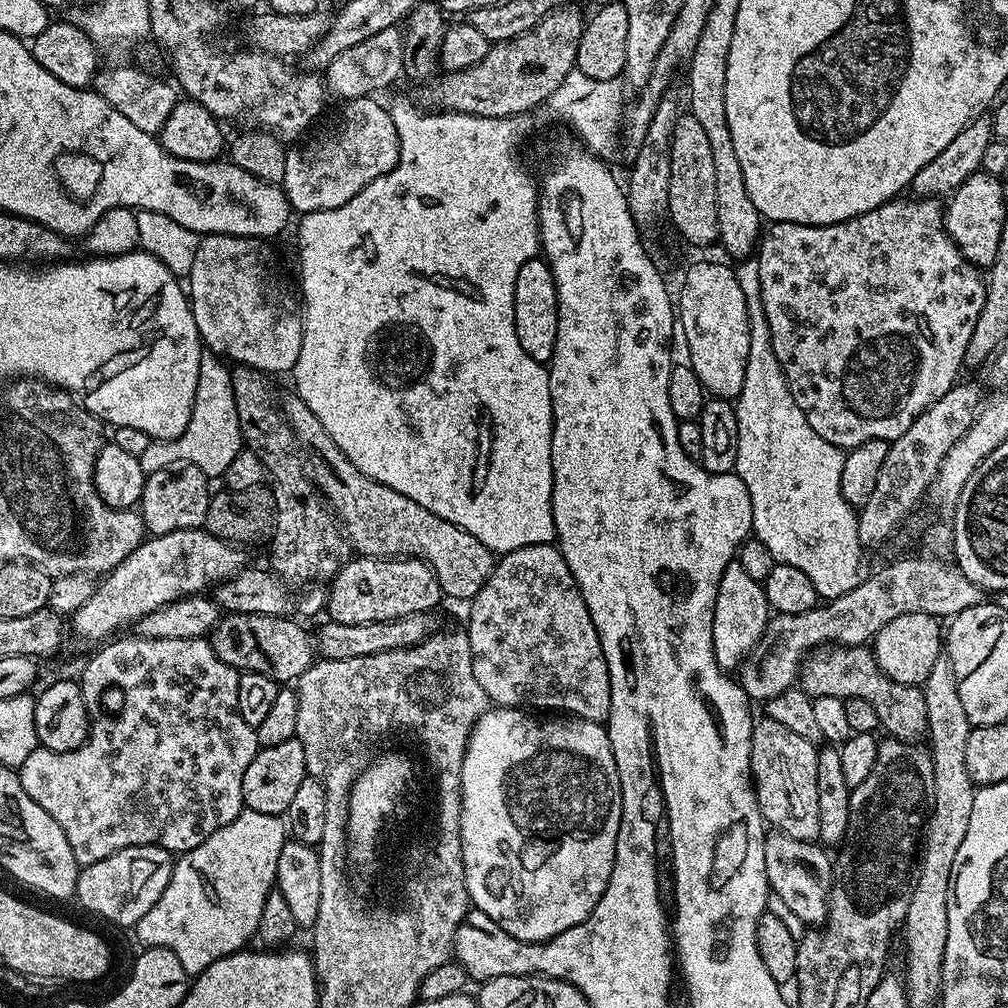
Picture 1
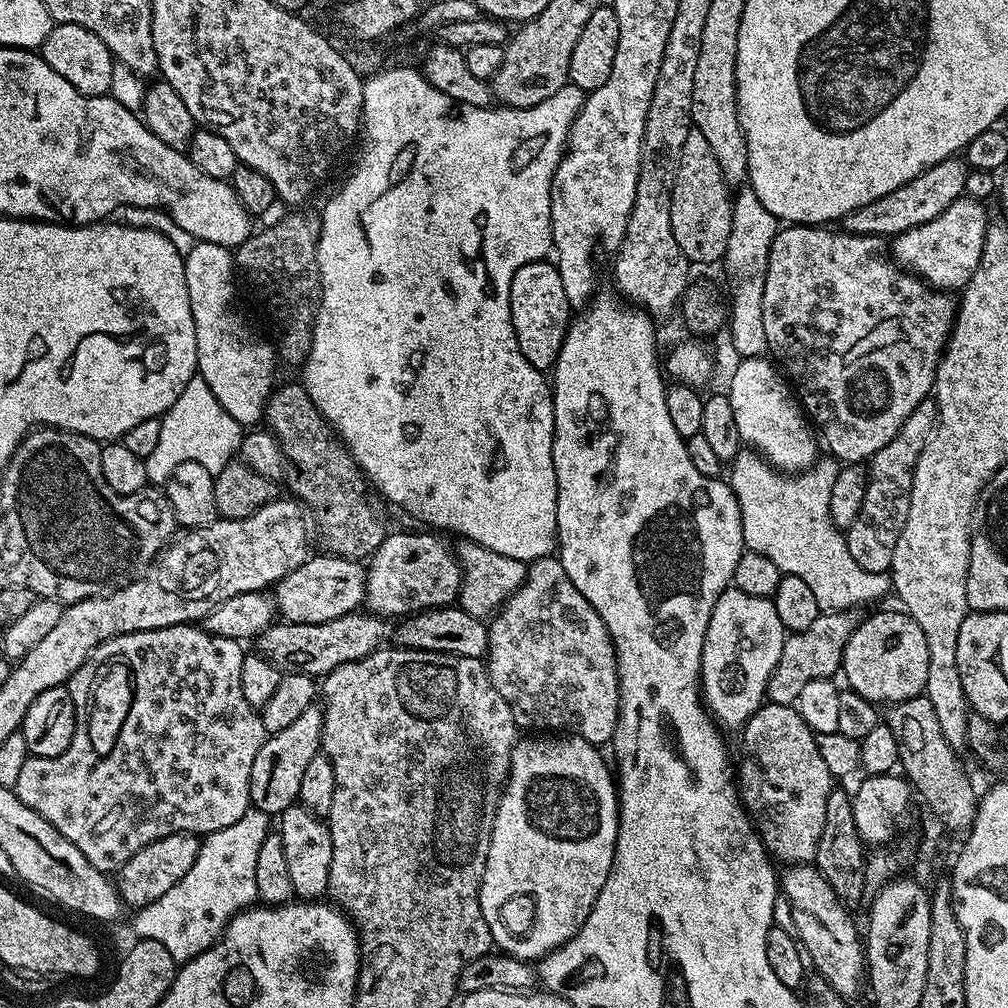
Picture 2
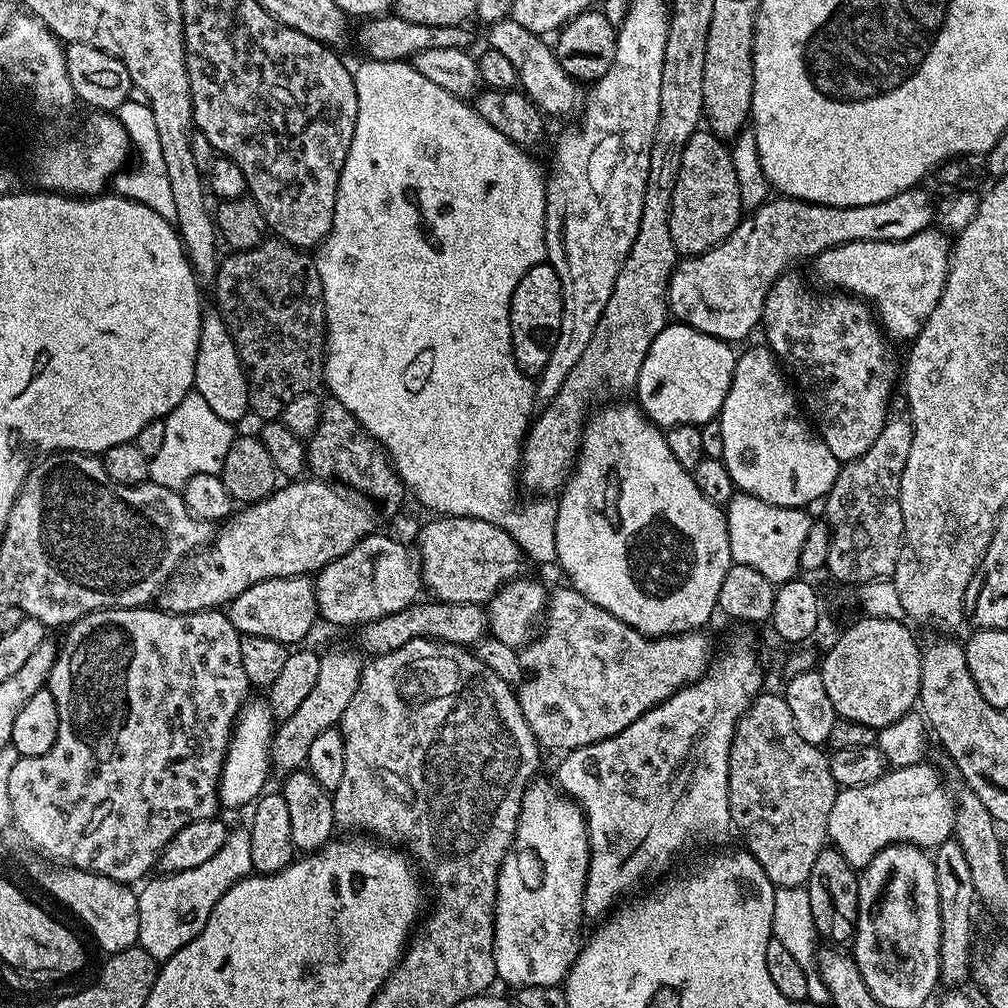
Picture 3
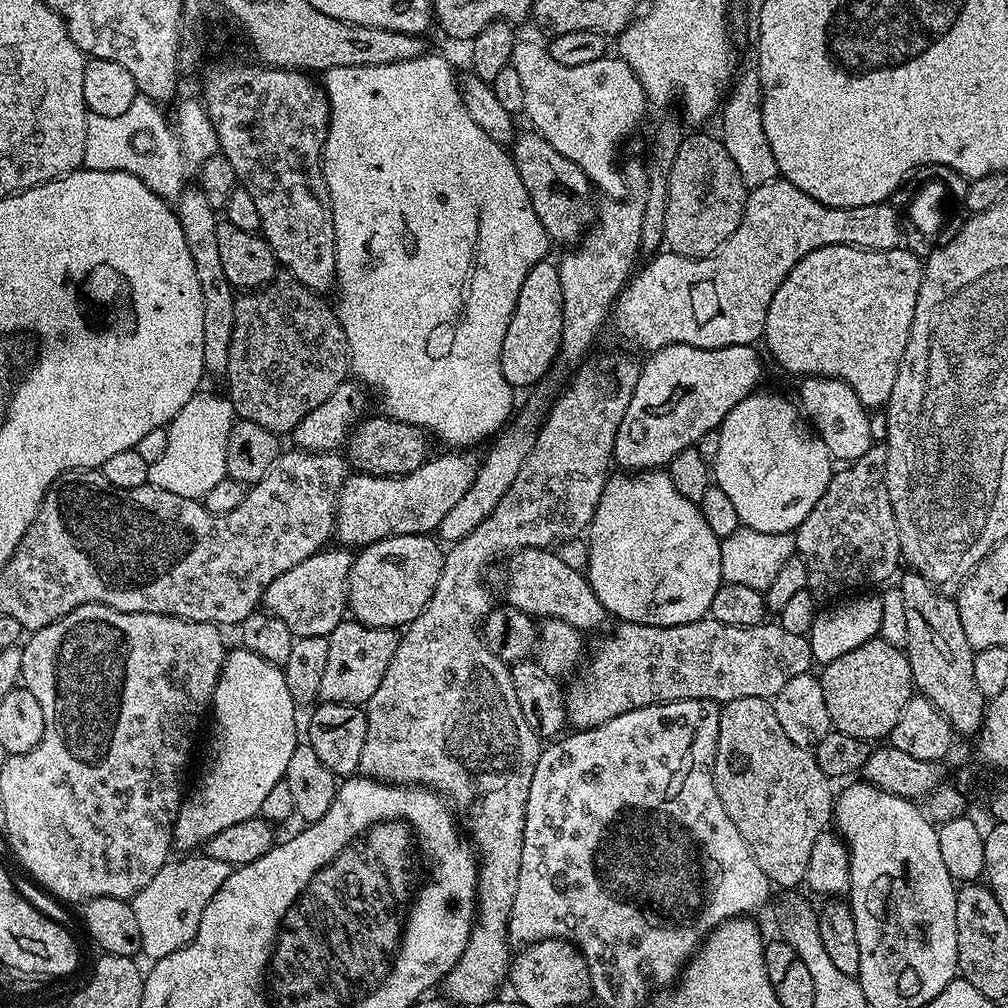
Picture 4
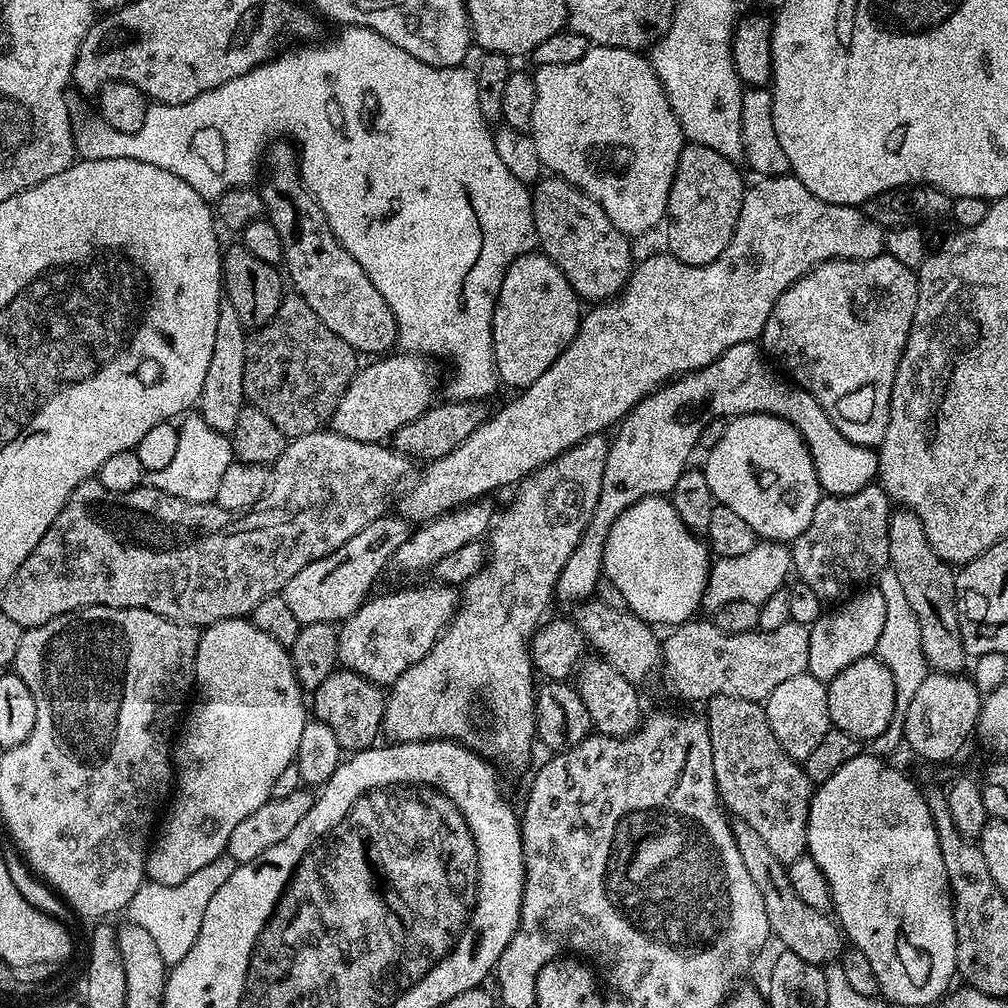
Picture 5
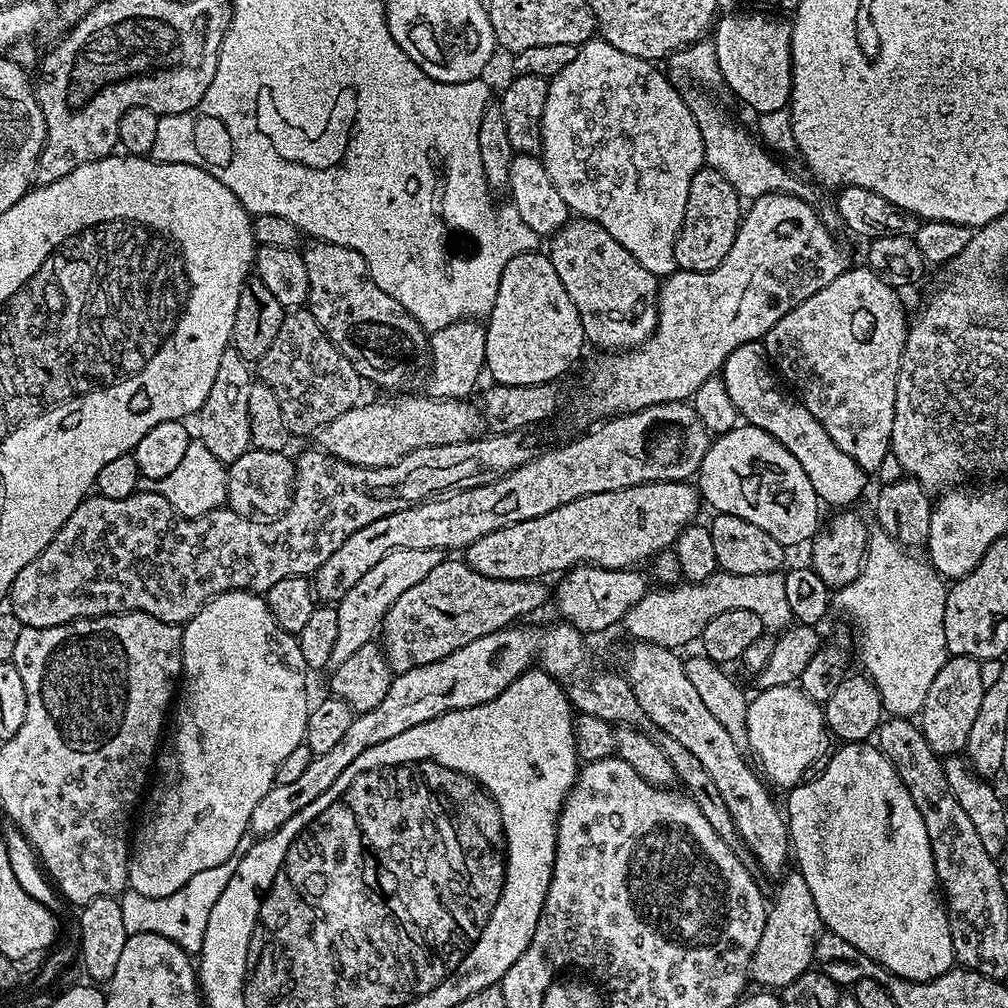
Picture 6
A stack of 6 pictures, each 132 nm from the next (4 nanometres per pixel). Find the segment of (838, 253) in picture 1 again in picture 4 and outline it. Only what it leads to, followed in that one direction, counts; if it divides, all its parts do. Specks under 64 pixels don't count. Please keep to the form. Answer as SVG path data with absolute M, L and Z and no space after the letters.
M810 376L801 379L799 384L799 407L822 442L826 442L826 450L830 450L833 461L851 462L862 458L862 454L866 454L874 440L873 437L868 437L868 424L864 421L866 409L860 403L858 394L854 394L852 387L844 380L830 376Z

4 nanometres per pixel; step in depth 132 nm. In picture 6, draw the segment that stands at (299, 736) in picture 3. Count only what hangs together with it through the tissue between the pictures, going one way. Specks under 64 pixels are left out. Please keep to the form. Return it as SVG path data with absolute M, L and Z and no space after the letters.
M445 558L422 582L410 586L406 594L390 606L382 625L384 657L393 673L414 670L438 662L454 650L491 632L515 625L523 616L536 612L550 600L550 588L543 579L499 580L478 574L463 559Z

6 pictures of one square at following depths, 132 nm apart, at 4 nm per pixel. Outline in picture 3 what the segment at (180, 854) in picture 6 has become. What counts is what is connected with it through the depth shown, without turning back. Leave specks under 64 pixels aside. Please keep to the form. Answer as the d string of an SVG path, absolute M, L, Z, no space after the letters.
M263 699L254 700L241 708L236 717L236 726L232 729L232 741L228 743L224 769L220 775L220 803L225 809L240 808L248 803L251 805L265 791L264 783L268 780L268 772L270 773L274 717L272 709Z

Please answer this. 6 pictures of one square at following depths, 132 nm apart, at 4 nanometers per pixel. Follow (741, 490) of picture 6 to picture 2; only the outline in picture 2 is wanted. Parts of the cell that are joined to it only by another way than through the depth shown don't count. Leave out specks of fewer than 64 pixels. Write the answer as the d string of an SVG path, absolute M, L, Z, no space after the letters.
M749 356L739 363L728 380L728 408L741 445L760 453L781 472L805 472L818 459L818 436L783 371L764 356Z

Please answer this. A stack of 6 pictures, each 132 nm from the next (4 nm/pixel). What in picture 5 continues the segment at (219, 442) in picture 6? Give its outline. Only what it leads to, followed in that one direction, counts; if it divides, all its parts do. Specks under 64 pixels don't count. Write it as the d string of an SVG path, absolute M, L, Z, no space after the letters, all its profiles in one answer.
M221 303L218 310L218 327L214 329L214 350L210 354L210 367L206 369L206 382L202 382L202 394L198 401L198 415L210 427L225 434L234 430L234 422L238 422L238 414L246 407L242 374L246 374L246 346L249 333L242 318L238 318L238 310L230 303Z

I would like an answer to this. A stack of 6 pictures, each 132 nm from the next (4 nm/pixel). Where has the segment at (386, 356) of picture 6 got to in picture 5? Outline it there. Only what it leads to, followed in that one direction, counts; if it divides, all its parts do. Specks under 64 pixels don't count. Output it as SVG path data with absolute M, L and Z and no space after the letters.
M288 142L273 143L266 152L266 168L267 164L268 173L258 191L264 200L267 220L274 230L278 230L278 238L282 238L282 264L291 287L293 284L296 287L293 289L304 299L306 306L310 306L310 310L326 322L328 329L334 330L334 334L338 334L338 338L342 338L342 342L350 345L356 353L387 353L391 349L388 347L397 343L394 314L386 298L374 290L374 282L366 278L366 270L354 262L330 230L330 222L322 206L300 178L297 149Z

